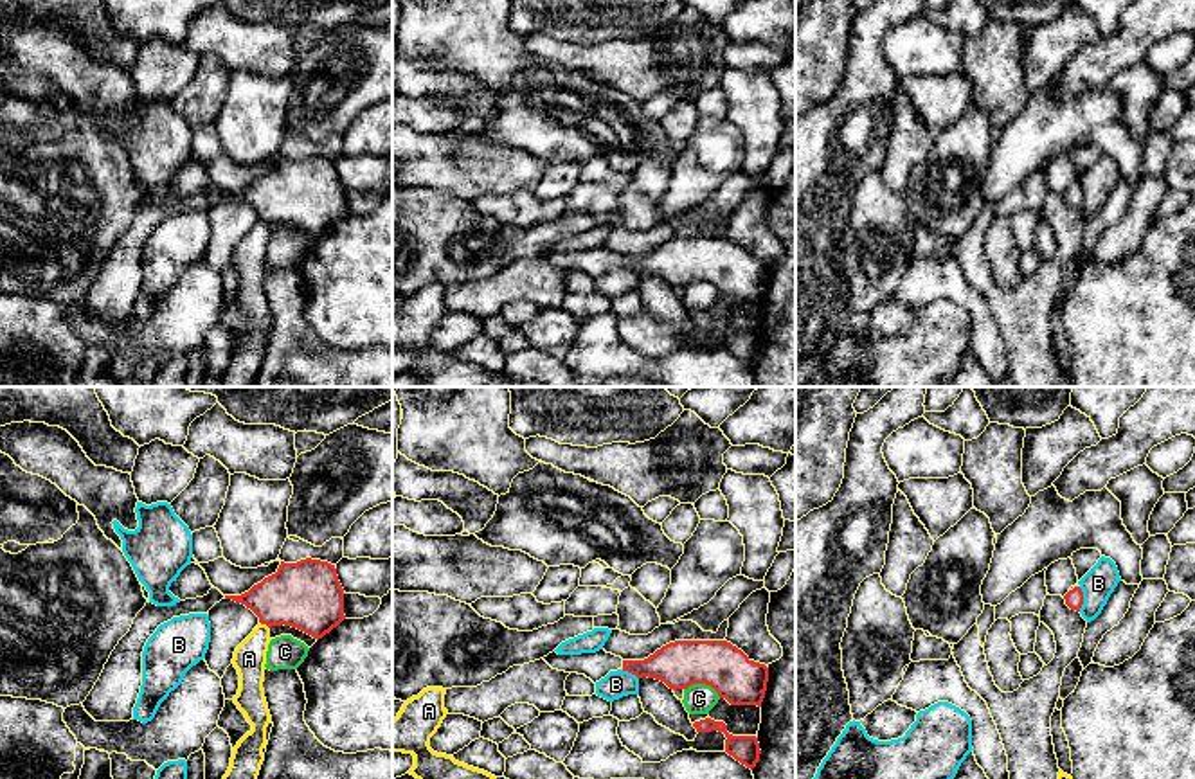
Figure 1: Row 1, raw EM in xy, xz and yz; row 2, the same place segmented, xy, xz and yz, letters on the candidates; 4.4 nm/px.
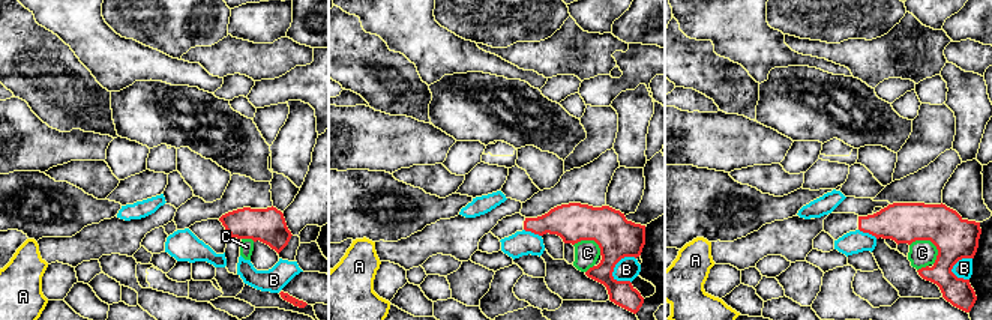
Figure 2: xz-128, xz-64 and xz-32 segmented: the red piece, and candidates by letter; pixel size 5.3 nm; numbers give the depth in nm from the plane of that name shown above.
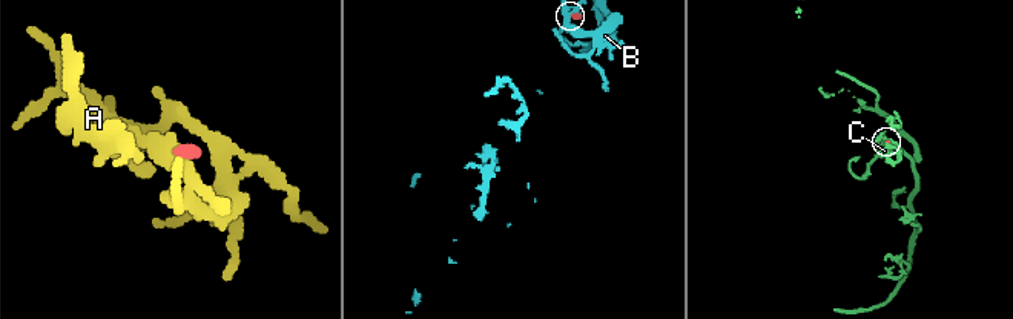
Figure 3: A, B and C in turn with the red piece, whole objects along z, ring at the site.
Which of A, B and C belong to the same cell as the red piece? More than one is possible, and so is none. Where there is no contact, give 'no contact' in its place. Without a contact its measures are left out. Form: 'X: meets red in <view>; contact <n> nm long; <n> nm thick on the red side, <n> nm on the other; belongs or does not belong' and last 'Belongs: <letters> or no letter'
A: meets red in xy; contact 50 nm long; 300 nm thick on the red side, 140 nm on the other; does not belong
B: meets red in yz; contact 110 nm long; 80 nm thick on the red side, 150 nm on the other; does not belong
C: meets red in xz; contact 170 nm long; 220 nm thick on the red side, 140 nm on the other; does not belong
Belongs: no letter

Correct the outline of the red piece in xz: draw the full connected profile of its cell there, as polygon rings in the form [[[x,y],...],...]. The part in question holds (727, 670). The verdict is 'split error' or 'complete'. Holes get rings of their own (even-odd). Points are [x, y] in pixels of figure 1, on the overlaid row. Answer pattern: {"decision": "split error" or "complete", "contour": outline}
{"decision": "split error", "contour": [[[675,640],[644,660],[623,660],[605,649],[581,655],[553,651],[544,660],[553,669],[585,675],[594,684],[617,669],[660,680],[673,691],[705,684],[731,705],[761,707],[768,682],[768,667],[727,640]]]}

